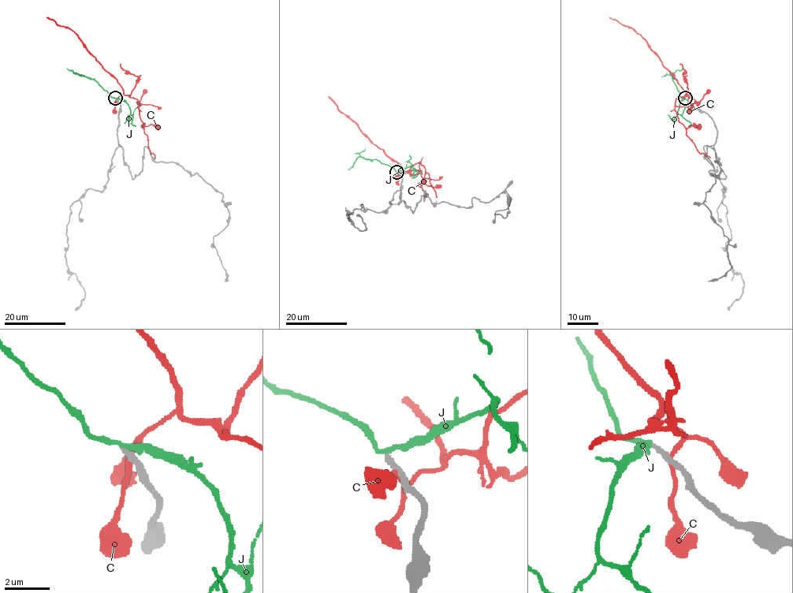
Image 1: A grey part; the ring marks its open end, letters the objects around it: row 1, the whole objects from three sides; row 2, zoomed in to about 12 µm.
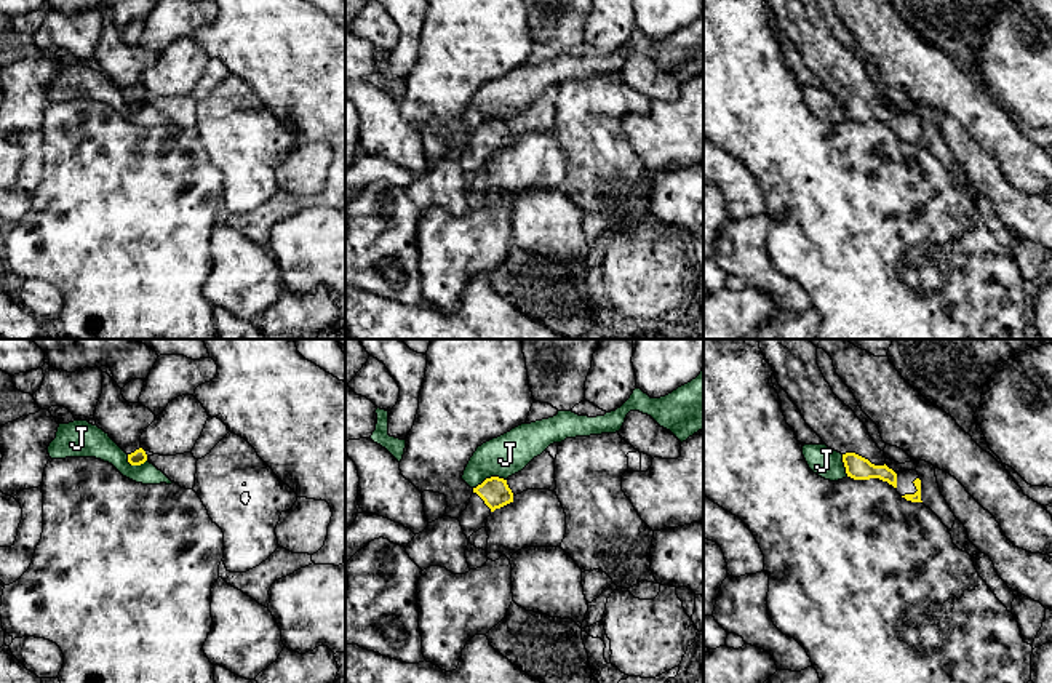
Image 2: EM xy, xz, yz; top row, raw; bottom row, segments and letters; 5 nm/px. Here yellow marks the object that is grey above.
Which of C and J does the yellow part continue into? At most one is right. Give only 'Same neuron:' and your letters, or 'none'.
Same neuron: none

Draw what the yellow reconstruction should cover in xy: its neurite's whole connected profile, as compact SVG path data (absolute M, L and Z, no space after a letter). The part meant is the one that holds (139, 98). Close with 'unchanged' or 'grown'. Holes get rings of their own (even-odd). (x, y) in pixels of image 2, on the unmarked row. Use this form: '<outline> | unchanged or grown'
M102 14L102 35L94 62L128 96L131 107L141 107L147 102L147 96L141 90L141 77L155 59L141 45L128 45L117 24L107 14Z | grown

